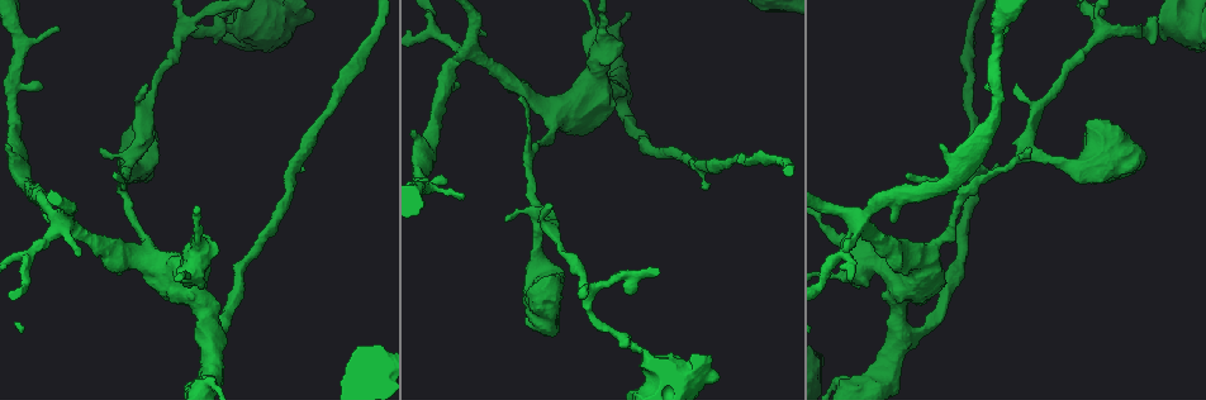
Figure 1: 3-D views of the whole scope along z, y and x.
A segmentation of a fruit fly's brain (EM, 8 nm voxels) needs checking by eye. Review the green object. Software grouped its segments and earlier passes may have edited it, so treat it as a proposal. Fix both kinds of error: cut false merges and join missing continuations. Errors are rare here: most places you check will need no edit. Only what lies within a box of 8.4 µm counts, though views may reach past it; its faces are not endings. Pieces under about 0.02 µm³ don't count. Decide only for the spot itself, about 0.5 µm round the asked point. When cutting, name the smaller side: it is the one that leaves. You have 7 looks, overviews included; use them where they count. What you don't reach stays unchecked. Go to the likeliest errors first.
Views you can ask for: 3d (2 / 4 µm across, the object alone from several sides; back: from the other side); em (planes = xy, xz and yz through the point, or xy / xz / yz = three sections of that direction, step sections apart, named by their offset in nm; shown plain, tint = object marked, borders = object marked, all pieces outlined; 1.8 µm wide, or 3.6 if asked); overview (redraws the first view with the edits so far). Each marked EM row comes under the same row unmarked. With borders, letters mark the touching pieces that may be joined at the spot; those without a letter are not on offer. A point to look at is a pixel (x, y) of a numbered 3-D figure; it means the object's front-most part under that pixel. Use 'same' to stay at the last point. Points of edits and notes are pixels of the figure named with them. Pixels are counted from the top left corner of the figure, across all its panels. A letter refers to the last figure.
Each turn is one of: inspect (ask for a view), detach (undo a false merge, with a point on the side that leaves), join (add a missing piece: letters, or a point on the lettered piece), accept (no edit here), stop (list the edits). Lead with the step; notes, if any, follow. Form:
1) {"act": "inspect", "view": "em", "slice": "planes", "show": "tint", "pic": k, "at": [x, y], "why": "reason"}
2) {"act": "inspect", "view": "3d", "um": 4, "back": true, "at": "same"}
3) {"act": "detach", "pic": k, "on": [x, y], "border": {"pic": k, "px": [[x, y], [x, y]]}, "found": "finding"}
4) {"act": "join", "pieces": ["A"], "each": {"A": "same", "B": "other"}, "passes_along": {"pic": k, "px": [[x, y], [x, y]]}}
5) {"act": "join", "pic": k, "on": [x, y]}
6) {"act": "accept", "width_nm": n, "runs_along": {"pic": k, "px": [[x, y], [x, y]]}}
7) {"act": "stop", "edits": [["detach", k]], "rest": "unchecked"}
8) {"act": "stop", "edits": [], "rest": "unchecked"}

{"act": "inspect", "view": "3d", "um": 2, "pic": 1, "at": [588, 296], "why": "abrupt turn"}

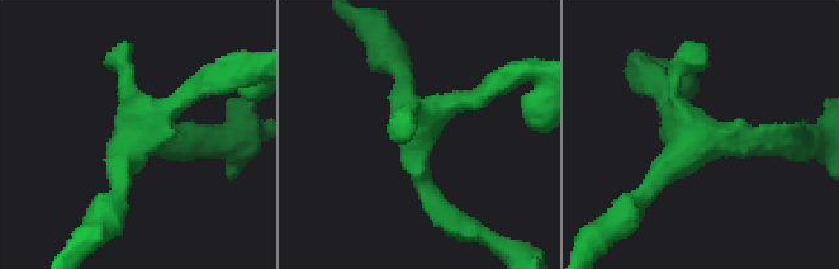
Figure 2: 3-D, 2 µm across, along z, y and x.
{"act": "inspect", "view": "em", "slice": "planes", "show": "borders", "pic": 2, "at": [129, 134], "why": "now the EM"}

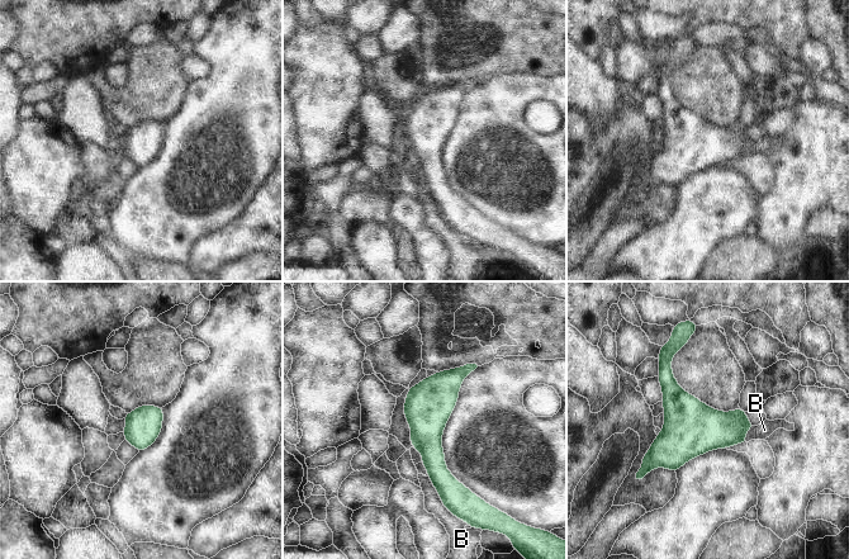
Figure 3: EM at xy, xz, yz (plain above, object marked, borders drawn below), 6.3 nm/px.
{"act": "accept", "width_nm": 220, "each": {"B": "other"}, "found": "one neuron here"}

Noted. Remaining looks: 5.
{"act": "inspect", "view": "em", "slice": "xy", "step": 16, "show": "borders", "pic": 1, "at": [535, 215], "why": "arms part here"}

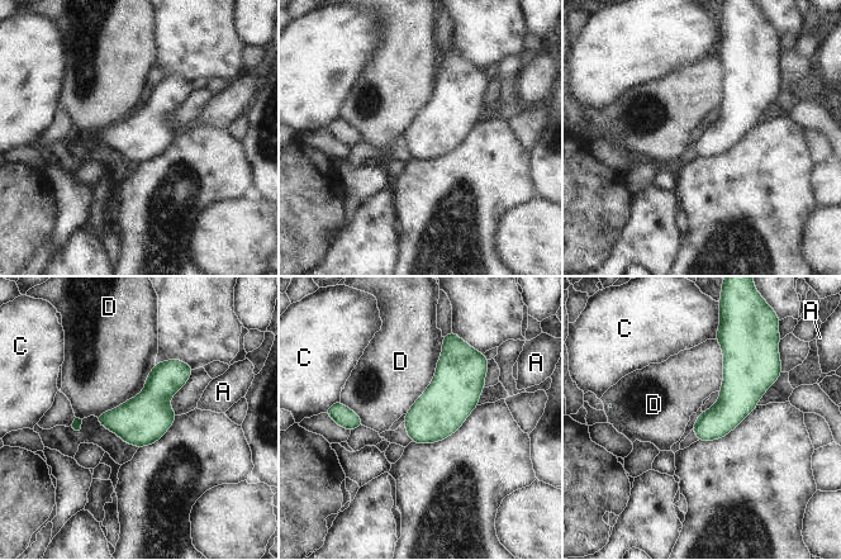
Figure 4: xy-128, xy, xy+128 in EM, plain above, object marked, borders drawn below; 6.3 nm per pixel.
{"act": "accept", "each": {"A": "other", "C": "other", "D": "other"}, "border": {"pic": 4, "px": [[443, 337], [435, 378], [404, 413]]}, "found": "all the same neuron"}

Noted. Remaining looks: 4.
{"act": "inspect", "view": "em", "slice": "xz", "step": 16, "show": "borders", "pic": 1, "at": [63, 226], "why": "four or more arms meet"}

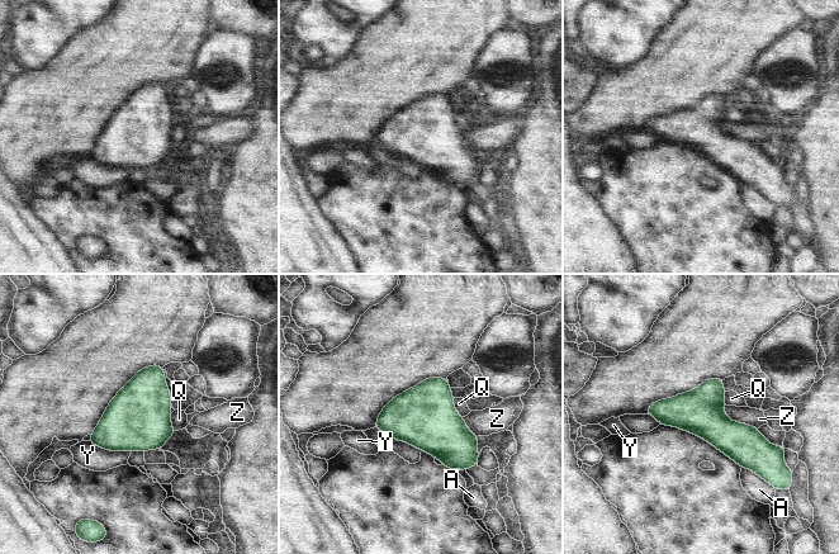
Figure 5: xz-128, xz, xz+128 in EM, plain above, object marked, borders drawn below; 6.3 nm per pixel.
{"act": "inspect", "view": "em", "slice": "planes", "show": "borders", "at": "same"}

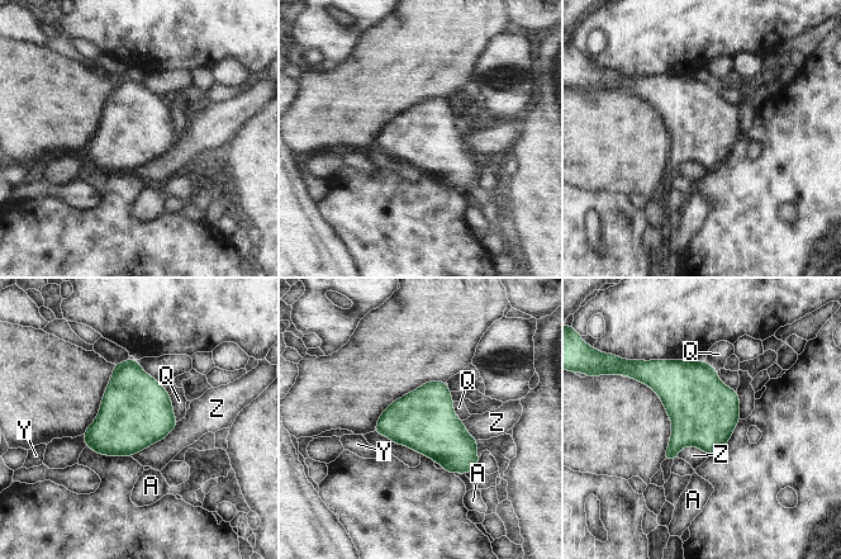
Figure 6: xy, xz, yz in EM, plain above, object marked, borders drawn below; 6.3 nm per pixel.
{"act": "accept", "width_nm": 380, "each": {"A": "other", "Q": "other", "Y": "other", "Z": "other"}, "found": "all the same neuron"}

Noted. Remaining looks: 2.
{"act": "stop", "edits": [], "rest": "unchecked"}

